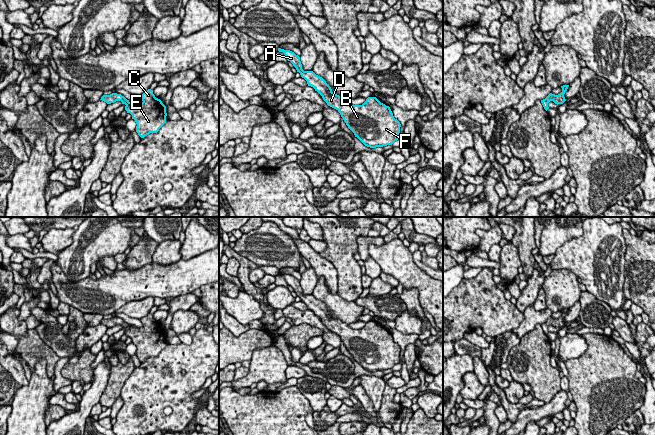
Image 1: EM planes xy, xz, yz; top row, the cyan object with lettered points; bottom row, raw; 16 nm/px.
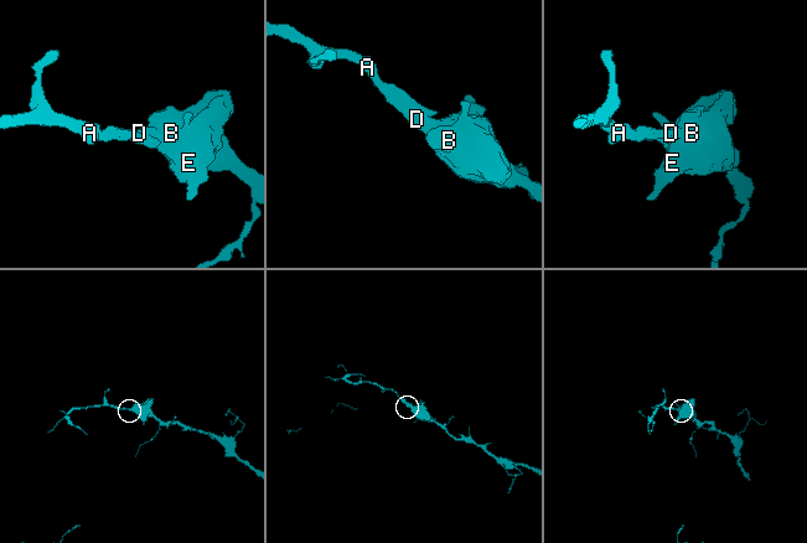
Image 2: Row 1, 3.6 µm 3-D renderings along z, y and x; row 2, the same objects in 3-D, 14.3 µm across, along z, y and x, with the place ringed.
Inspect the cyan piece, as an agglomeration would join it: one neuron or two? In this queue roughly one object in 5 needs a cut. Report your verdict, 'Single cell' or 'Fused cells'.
Single cell

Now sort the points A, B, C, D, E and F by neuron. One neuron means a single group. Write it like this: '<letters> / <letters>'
A B C D E F

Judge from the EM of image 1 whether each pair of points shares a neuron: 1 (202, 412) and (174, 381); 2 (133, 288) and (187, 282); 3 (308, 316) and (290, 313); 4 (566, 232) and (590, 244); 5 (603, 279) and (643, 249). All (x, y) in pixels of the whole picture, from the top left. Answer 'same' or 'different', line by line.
1: different
2: same
3: same
4: different
5: different

